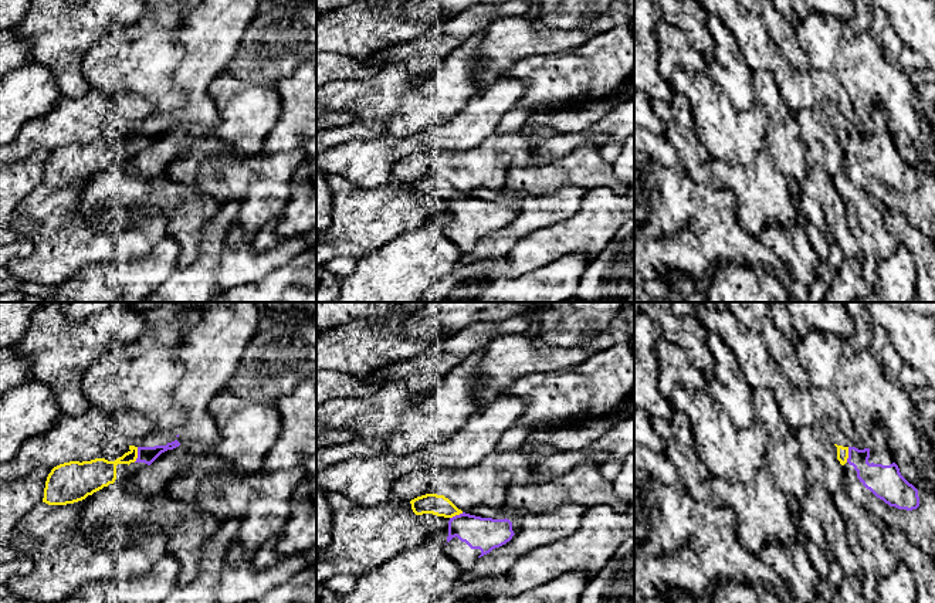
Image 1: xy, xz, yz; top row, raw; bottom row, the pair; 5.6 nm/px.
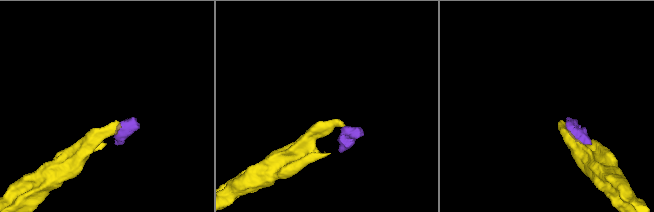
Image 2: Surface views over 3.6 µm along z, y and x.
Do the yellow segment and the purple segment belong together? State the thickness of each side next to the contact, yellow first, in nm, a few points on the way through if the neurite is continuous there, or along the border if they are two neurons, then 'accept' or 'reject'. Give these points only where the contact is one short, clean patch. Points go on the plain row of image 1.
170 nm thick on the yellow side, 100 nm on the other; accept

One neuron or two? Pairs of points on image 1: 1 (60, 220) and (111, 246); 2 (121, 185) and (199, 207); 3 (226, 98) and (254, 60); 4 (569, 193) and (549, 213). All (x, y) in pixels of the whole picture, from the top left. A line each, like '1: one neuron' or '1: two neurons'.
1: one neuron
2: one neuron
3: two neurons
4: one neuron

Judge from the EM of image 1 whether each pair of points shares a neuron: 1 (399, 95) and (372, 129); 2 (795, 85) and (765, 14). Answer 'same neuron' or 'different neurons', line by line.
1: different neurons
2: different neurons

